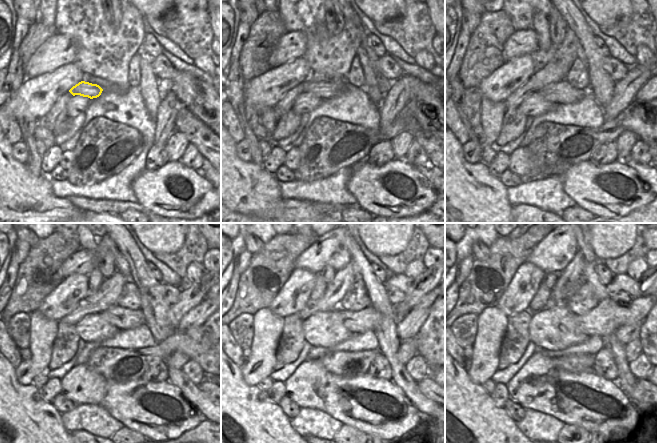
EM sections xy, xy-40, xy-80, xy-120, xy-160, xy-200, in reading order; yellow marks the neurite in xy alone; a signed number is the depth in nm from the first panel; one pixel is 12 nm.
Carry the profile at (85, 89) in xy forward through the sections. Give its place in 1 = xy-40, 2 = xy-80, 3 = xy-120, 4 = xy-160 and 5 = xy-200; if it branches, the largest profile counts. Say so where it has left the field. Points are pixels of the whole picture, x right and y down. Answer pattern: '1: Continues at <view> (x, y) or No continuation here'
1: Continues at xy-40 (326, 89)
2: Continues at xy-80 (562, 92)
3: Continues at xy-120 (124, 319)
4: Continues at xy-160 (367, 319)
5: Continues at xy-200 (608, 316)

